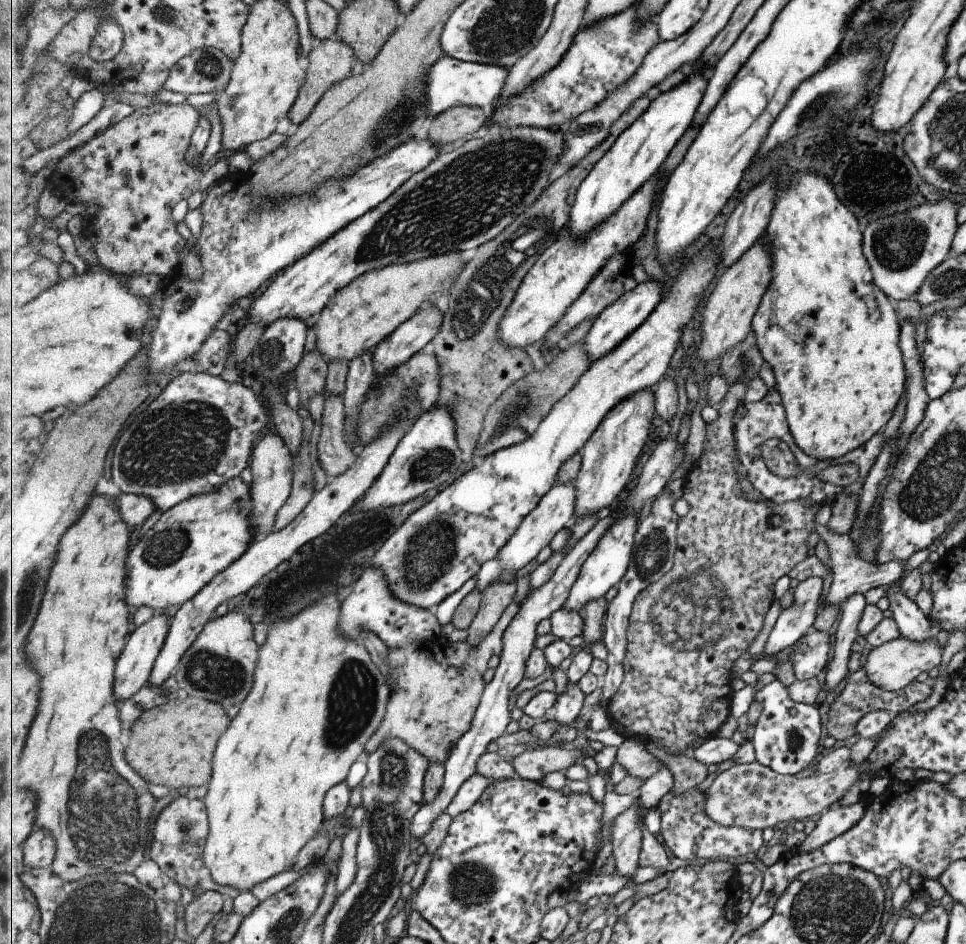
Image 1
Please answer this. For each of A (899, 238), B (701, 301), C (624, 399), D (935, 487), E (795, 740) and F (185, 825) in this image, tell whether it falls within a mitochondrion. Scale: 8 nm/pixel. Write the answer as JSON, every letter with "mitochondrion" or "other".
{"A":"mitochondrion","B":"other","C":"other","D":"mitochondrion","E":"mitochondrion","F":"mitochondrion"}

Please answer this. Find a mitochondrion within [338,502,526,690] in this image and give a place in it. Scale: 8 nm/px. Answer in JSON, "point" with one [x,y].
{"point":[430,552]}

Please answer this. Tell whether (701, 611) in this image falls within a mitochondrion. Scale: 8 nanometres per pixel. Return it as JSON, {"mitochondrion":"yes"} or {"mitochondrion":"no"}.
{"mitochondrion":"yes"}

